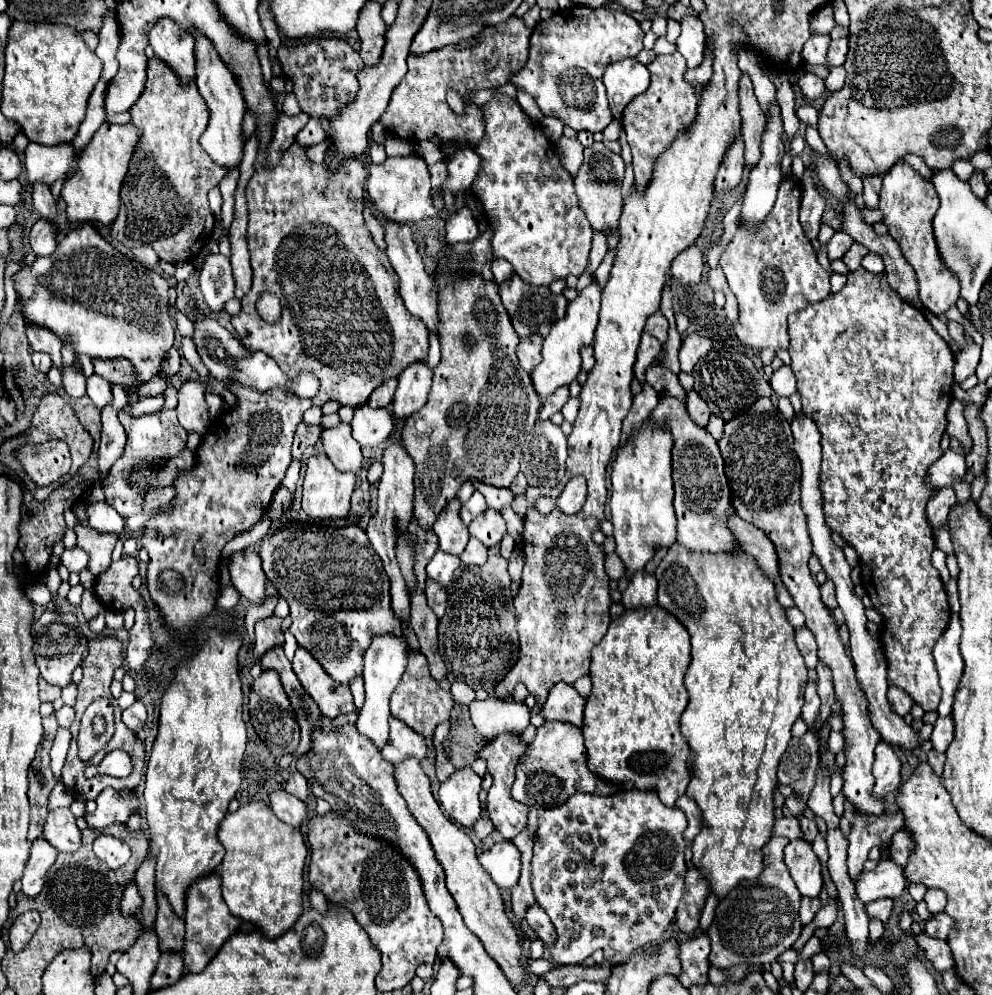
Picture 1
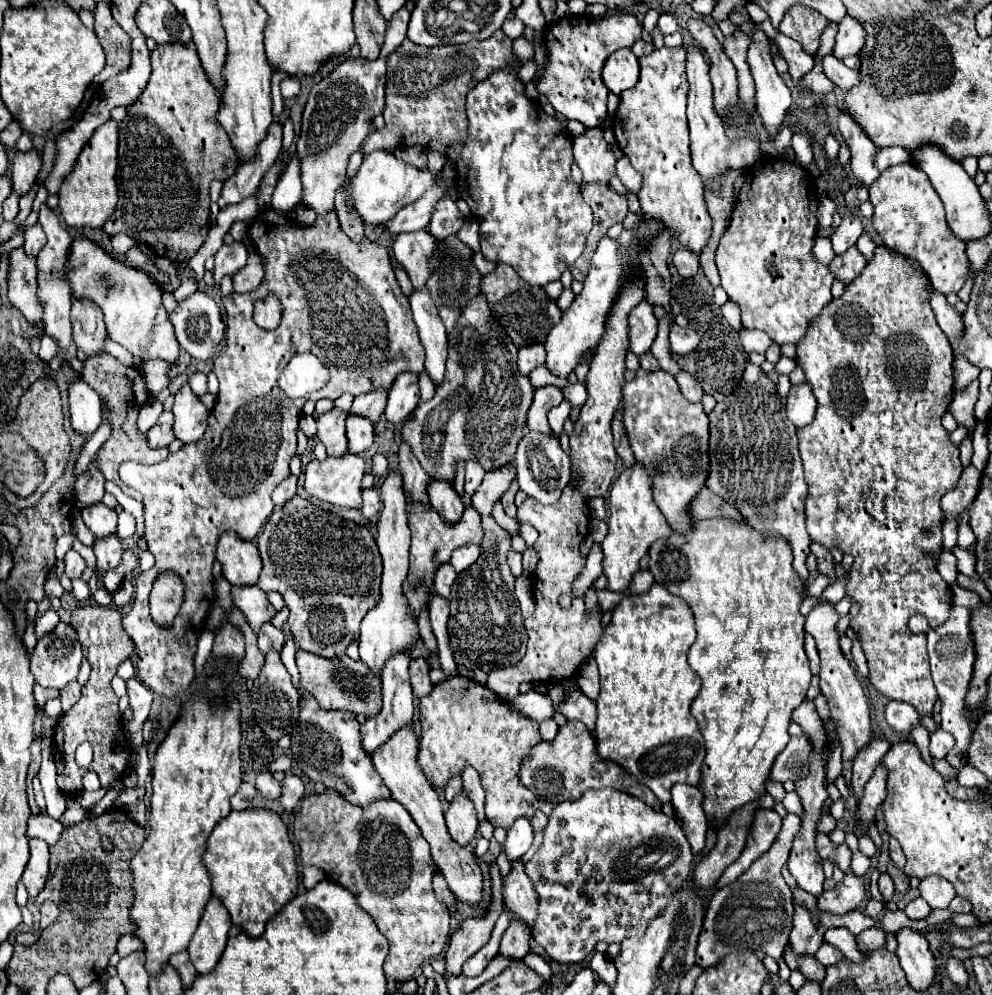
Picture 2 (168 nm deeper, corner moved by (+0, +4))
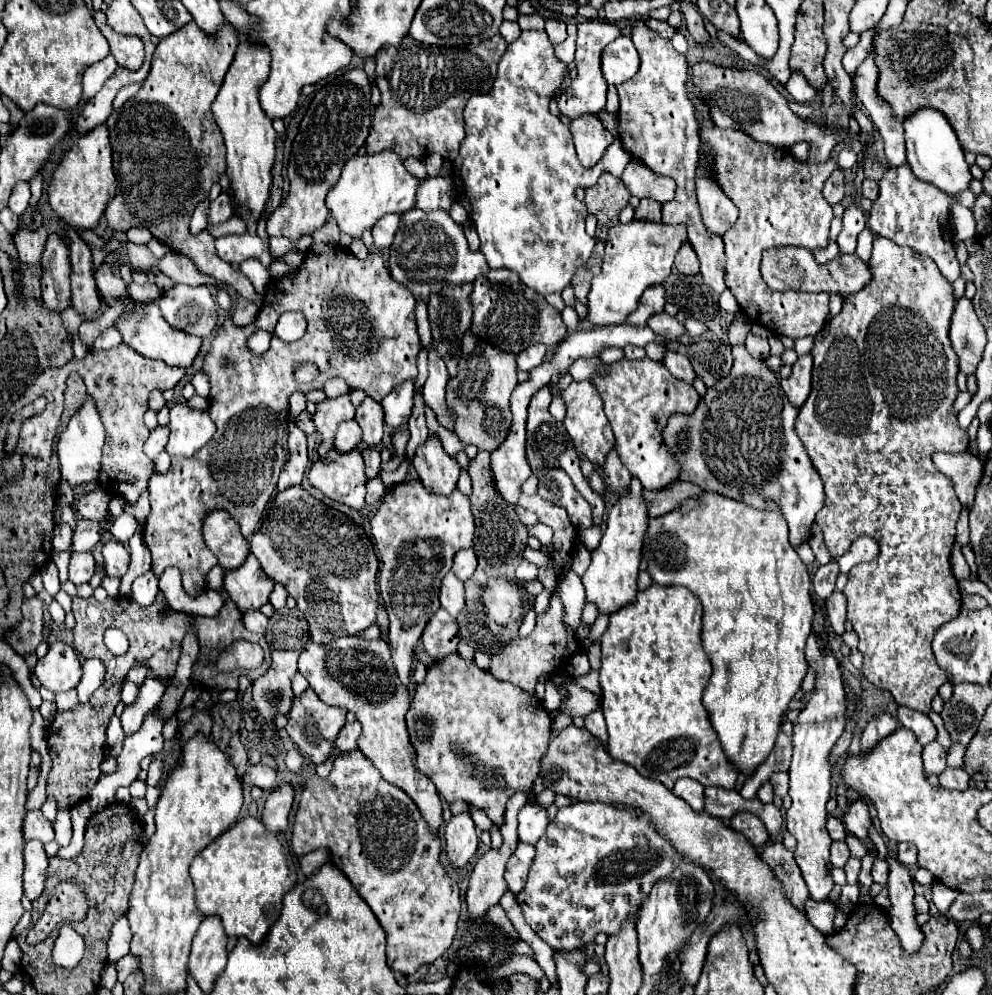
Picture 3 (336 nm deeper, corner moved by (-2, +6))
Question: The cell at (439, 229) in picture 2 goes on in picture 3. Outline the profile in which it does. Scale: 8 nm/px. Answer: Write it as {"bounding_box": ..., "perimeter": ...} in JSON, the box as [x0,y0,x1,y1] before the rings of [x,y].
{"bounding_box":[417,176,453,212],"perimeter":[[[439,176],[425,178],[423,186],[419,186],[419,198],[417,208],[433,212],[433,210],[445,210],[449,212],[453,204],[453,182],[443,180]]]}

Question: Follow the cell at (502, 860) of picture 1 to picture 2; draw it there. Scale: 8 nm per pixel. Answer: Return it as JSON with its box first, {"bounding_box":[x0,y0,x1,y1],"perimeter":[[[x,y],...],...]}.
{"bounding_box":[505,818,533,860],"perimeter":[[[517,818],[515,824],[507,830],[507,842],[505,842],[505,854],[509,860],[515,860],[523,856],[533,844],[533,826],[525,818]]]}

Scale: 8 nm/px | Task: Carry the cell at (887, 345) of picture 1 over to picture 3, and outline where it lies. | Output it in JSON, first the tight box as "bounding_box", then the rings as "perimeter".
{"bounding_box":[795,238,969,714],"perimeter":[[[875,238],[873,240],[871,262],[867,262],[867,264],[869,264],[871,274],[873,274],[871,282],[865,284],[859,292],[845,298],[841,312],[837,316],[833,316],[825,324],[825,328],[815,336],[815,346],[811,350],[811,356],[813,356],[813,390],[811,390],[807,402],[799,410],[799,416],[795,420],[795,430],[797,430],[797,436],[801,438],[801,442],[805,444],[807,452],[811,456],[811,462],[817,468],[817,472],[821,474],[821,480],[823,480],[823,486],[825,486],[825,504],[819,510],[815,524],[823,530],[827,550],[831,554],[845,554],[851,548],[851,544],[861,536],[869,536],[879,544],[879,556],[875,560],[863,562],[863,564],[849,570],[849,574],[847,574],[849,582],[843,590],[843,594],[847,598],[847,618],[853,622],[853,628],[859,636],[857,648],[863,654],[861,672],[871,684],[875,684],[881,690],[891,692],[899,706],[907,706],[907,708],[923,712],[923,714],[929,714],[931,700],[937,696],[939,686],[947,682],[947,676],[937,666],[935,656],[931,652],[931,638],[943,622],[949,622],[951,618],[955,618],[955,614],[959,614],[959,606],[961,606],[961,594],[959,594],[959,588],[957,588],[957,580],[955,580],[951,566],[949,566],[949,552],[951,552],[951,544],[955,542],[955,524],[957,524],[957,518],[959,518],[961,502],[955,494],[951,478],[941,474],[931,460],[933,452],[959,454],[959,452],[967,450],[967,446],[969,446],[967,432],[959,428],[957,416],[951,412],[951,404],[957,398],[955,378],[957,378],[957,372],[959,372],[959,368],[957,368],[959,360],[957,360],[957,354],[951,348],[947,332],[949,332],[949,320],[951,320],[951,310],[955,306],[955,300],[953,300],[951,284],[939,274],[939,268],[935,266],[935,262],[931,262],[931,258],[927,258],[925,254],[919,254],[911,248],[901,248],[887,238]]]}

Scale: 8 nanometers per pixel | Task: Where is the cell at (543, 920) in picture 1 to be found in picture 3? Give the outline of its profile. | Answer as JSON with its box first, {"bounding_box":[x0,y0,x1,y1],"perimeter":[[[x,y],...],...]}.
{"bounding_box":[505,842,535,896],"perimeter":[[[519,842],[517,850],[513,852],[513,856],[511,856],[509,862],[507,862],[505,882],[507,882],[509,890],[511,890],[515,896],[525,888],[527,874],[529,874],[531,862],[533,862],[533,856],[535,856],[535,848]]]}

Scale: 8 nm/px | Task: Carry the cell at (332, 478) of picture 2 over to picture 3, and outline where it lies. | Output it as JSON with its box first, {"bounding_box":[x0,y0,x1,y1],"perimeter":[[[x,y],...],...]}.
{"bounding_box":[309,448,365,510],"perimeter":[[[355,448],[347,454],[329,450],[309,468],[309,482],[327,498],[361,510],[365,506],[363,456]]]}

